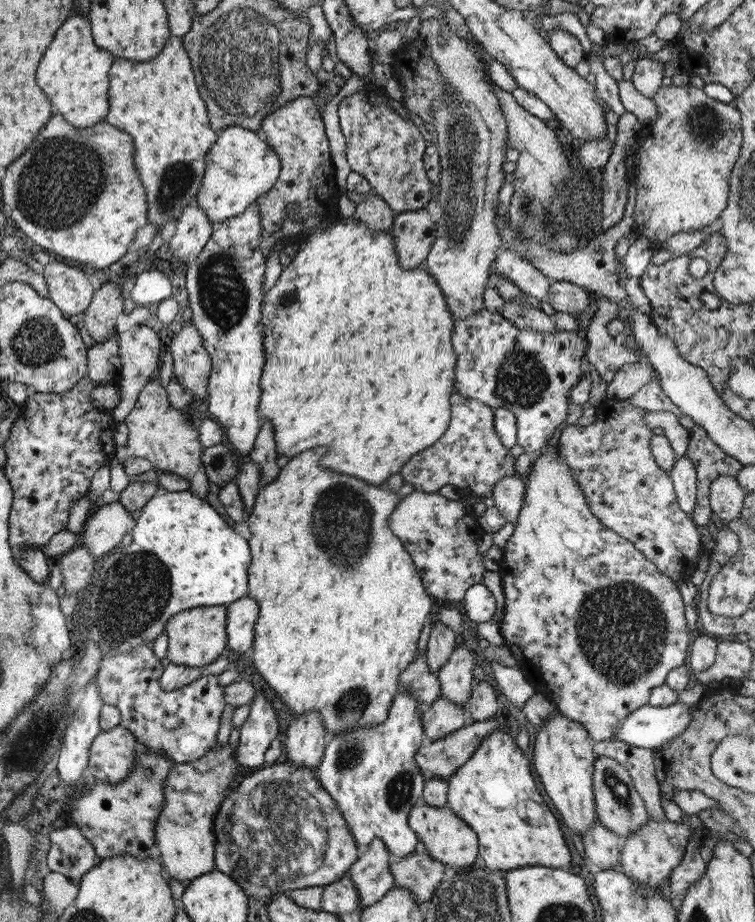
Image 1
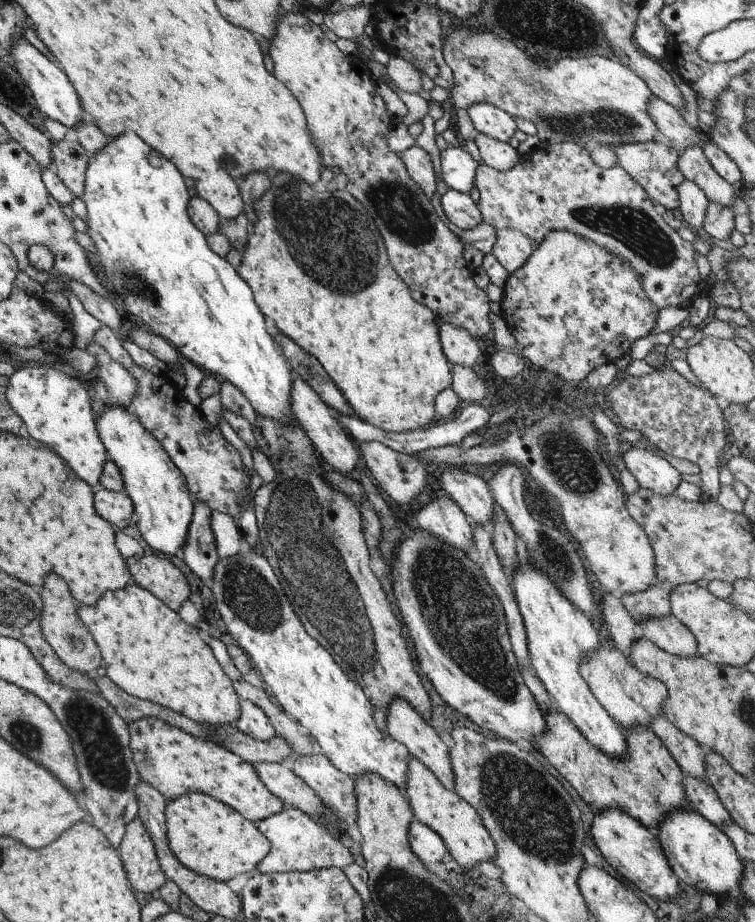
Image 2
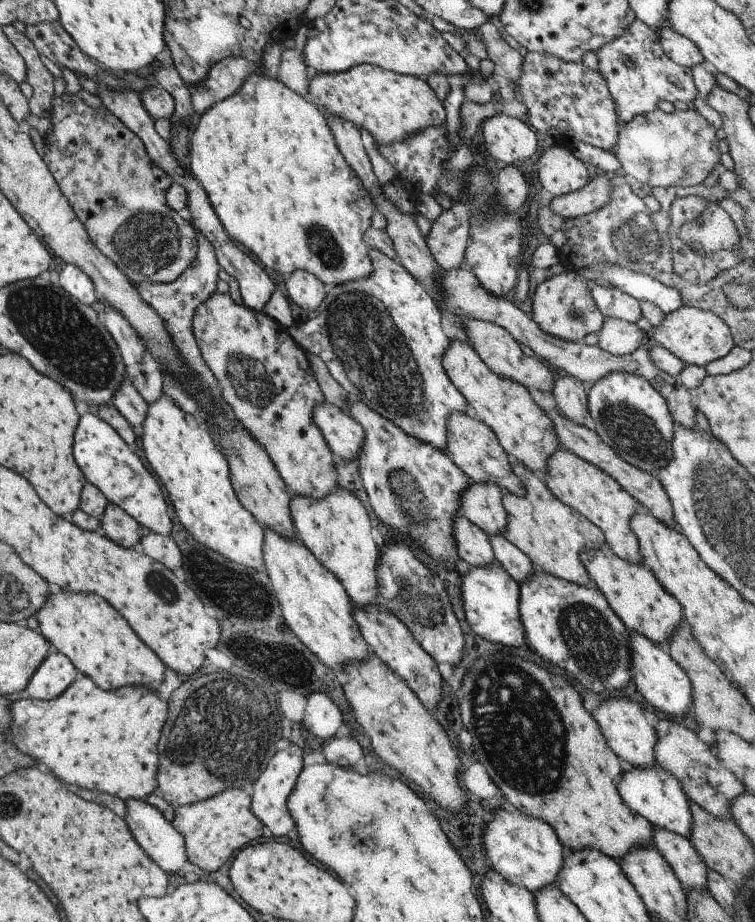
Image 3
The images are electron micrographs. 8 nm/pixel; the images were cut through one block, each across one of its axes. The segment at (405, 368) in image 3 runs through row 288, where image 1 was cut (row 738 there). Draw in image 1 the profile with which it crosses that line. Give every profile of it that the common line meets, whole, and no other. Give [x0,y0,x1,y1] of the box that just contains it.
[315,691,426,859]

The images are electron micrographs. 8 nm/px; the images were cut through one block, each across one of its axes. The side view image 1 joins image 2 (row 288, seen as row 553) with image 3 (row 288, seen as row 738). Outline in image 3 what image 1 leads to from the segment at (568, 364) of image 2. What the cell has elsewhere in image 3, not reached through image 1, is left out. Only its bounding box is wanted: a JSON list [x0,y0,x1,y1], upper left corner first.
[590,284,642,323]

